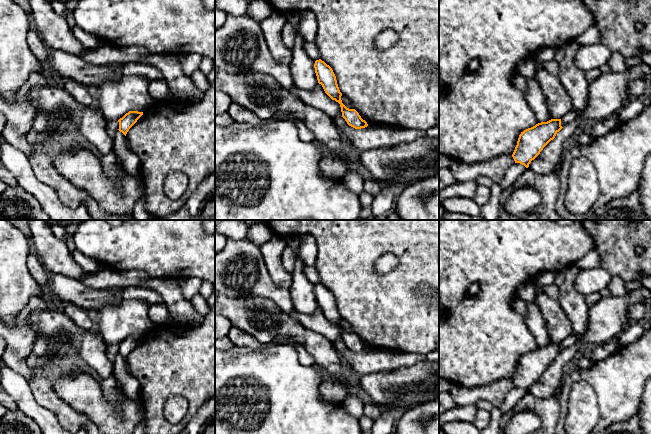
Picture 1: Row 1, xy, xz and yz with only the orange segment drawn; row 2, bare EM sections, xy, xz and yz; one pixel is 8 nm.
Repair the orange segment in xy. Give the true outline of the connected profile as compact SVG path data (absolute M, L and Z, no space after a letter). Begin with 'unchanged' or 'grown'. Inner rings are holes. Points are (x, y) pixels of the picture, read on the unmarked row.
unchanged; M129 335L122 342L118 344L119 346L119 355L122 356L125 360L129 353L137 346L137 344L143 339L143 336L138 335Z

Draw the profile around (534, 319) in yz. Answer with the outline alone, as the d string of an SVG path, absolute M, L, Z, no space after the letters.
M527 302L527 310L526 314L523 315L523 319L539 347L551 344L543 315L534 302Z

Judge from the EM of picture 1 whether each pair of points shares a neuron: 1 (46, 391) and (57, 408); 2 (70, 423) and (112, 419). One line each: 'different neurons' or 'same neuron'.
1: same neuron
2: different neurons

